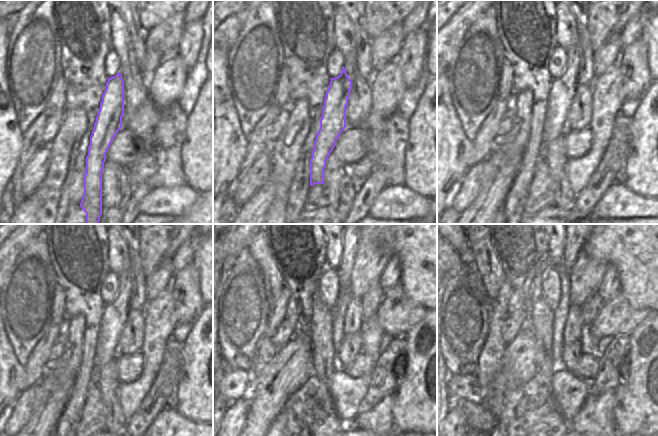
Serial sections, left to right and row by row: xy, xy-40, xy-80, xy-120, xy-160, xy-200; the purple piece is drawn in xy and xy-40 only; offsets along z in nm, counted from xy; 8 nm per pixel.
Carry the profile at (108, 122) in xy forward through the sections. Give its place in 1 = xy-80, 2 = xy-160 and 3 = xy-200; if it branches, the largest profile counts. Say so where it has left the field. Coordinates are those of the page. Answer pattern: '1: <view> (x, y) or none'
1: xy-80 (563, 89)
2: xy-160 (349, 244)
3: xy-200 (573, 244)

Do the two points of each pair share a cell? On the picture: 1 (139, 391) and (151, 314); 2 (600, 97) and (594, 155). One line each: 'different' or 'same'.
1: same
2: same

